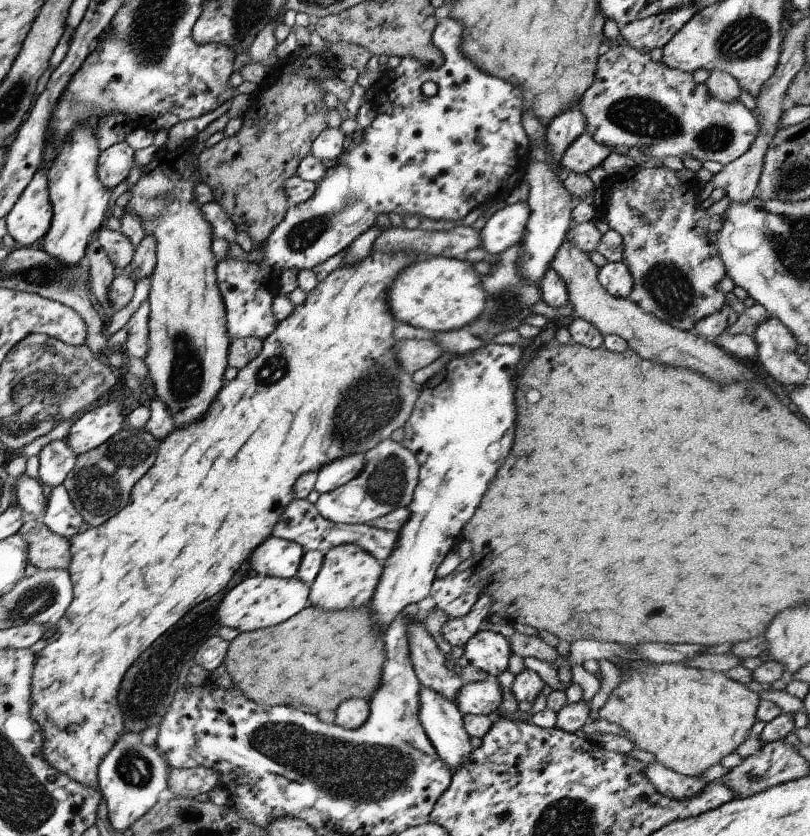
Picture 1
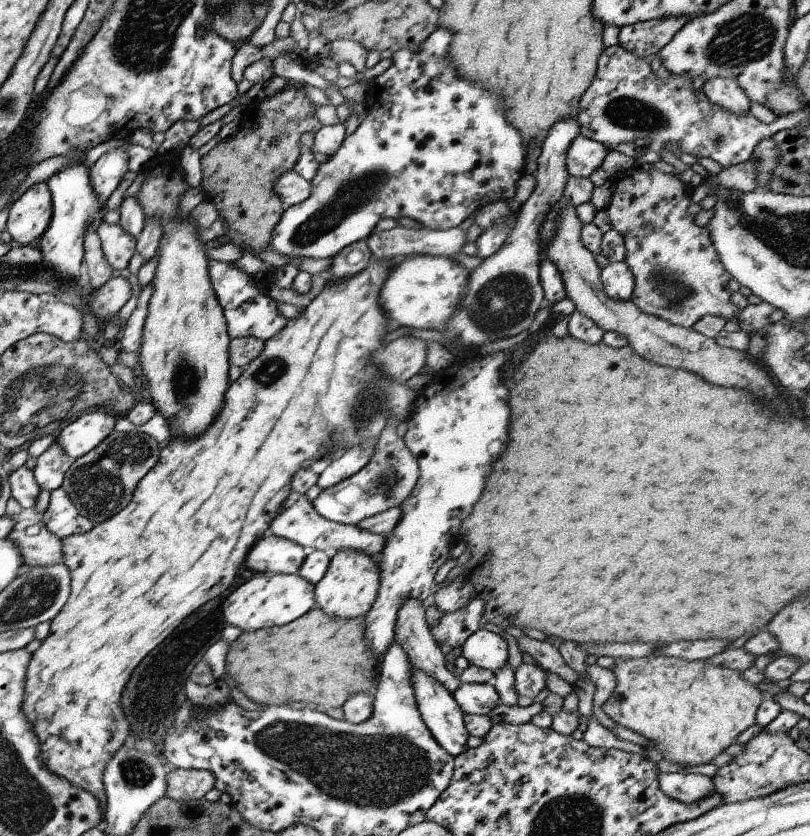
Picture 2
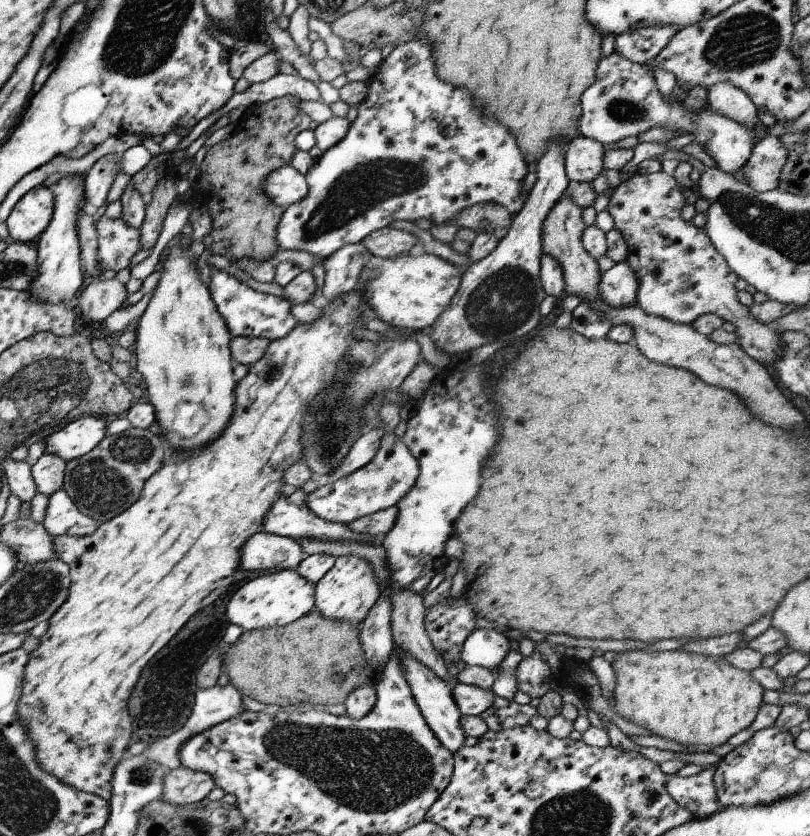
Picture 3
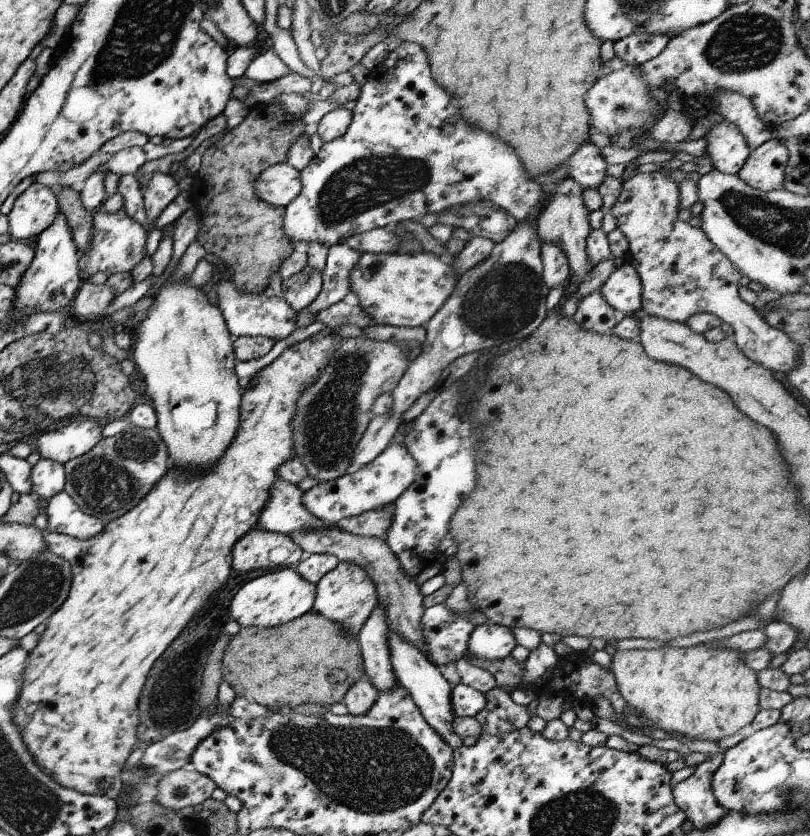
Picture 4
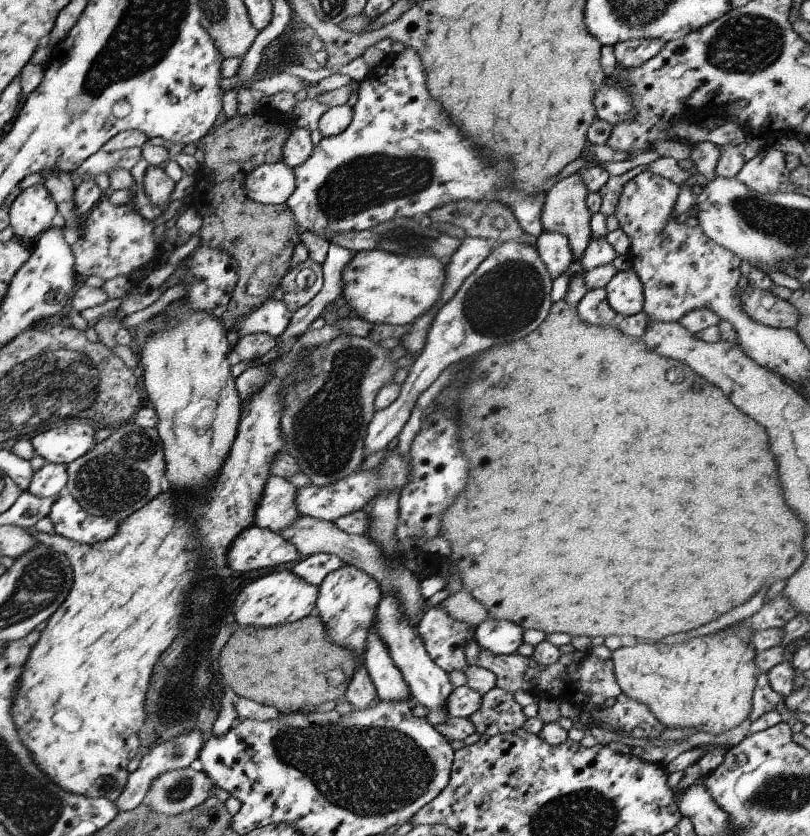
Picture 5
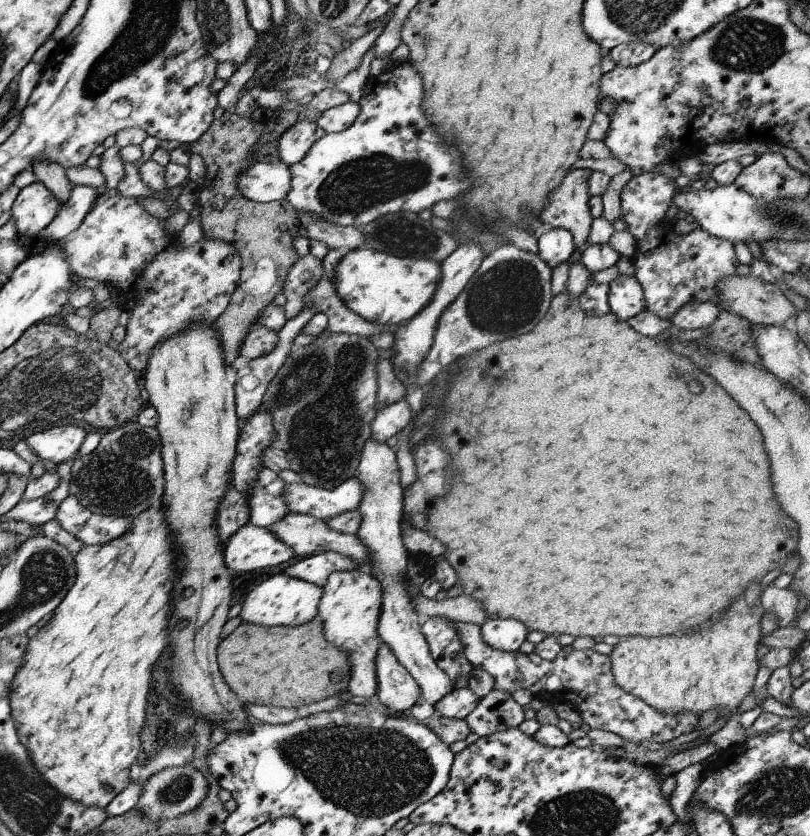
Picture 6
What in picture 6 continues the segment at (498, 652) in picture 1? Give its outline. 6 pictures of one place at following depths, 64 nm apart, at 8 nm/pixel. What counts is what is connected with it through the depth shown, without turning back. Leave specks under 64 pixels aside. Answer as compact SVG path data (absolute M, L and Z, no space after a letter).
M514 618L485 619L480 625L482 641L487 646L506 653L517 651L527 633L523 623Z

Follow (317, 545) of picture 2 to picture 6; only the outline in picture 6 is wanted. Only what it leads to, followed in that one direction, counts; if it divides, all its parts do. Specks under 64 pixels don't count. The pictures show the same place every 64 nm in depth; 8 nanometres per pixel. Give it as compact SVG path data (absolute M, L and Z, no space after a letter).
M261 467L248 490L248 522L267 529L271 523L287 514L288 508L282 500L283 489L284 482L272 470Z

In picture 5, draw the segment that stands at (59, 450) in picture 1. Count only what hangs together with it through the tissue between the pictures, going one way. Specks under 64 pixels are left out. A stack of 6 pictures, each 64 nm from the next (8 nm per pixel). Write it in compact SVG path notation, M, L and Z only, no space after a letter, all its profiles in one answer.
M45 462L39 470L31 474L29 492L36 498L49 498L60 494L66 486L66 470L61 464Z

